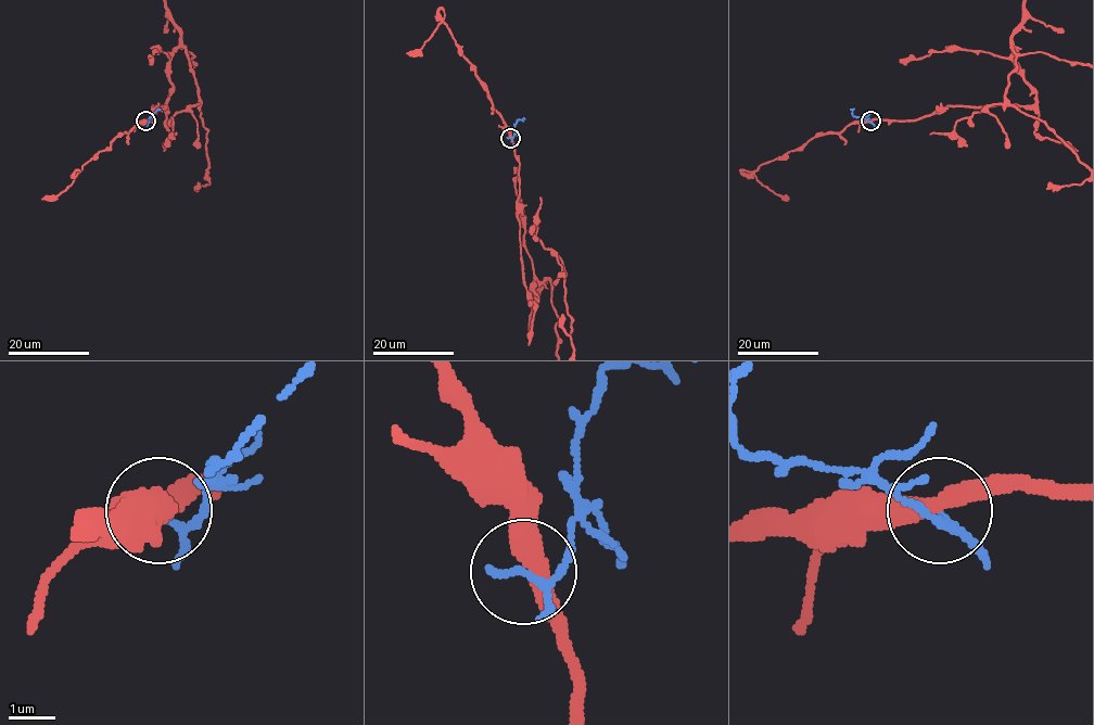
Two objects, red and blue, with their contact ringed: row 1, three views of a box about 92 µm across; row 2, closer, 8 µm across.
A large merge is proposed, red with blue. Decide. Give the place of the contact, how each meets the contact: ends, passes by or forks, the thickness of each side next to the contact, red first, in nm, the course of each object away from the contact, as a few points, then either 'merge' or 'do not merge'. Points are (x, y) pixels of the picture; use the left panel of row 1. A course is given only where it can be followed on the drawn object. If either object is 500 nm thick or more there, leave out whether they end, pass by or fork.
at (145, 121); red passes by; blue passes by; 420 nm thick on the red side, 150 nm on the other; blue runs (144, 122), (160, 109); do not merge

